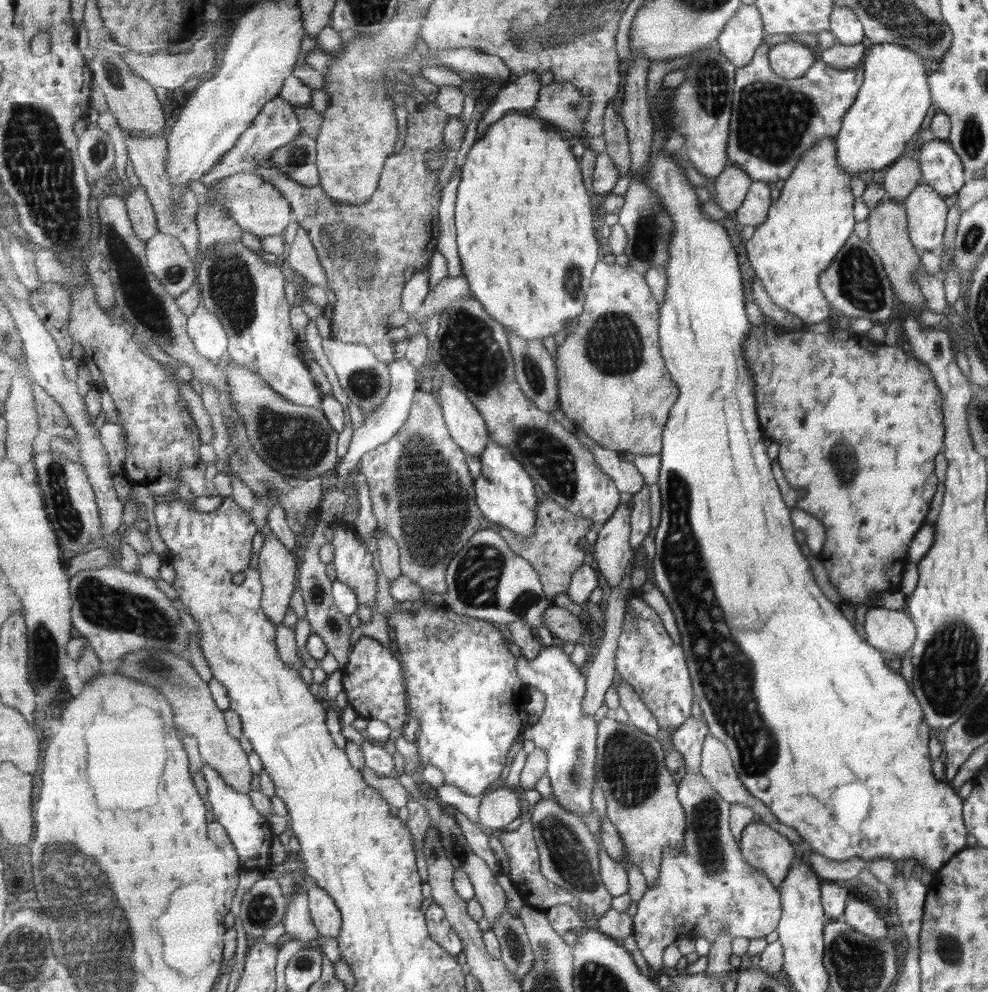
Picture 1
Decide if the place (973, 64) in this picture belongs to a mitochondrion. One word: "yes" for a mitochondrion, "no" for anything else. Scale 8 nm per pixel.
no

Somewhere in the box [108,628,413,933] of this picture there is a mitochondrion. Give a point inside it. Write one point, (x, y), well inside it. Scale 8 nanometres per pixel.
(261, 911)

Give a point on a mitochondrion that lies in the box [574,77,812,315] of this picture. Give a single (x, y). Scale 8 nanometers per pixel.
(650, 234)

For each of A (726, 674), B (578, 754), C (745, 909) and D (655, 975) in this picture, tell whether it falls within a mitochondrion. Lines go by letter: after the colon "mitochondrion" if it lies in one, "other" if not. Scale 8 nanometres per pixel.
A: mitochondrion
B: mitochondrion
C: other
D: other

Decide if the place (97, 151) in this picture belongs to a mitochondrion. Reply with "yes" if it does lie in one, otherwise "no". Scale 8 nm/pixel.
yes

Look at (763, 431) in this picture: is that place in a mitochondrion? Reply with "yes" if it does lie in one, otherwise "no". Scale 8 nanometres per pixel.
no

